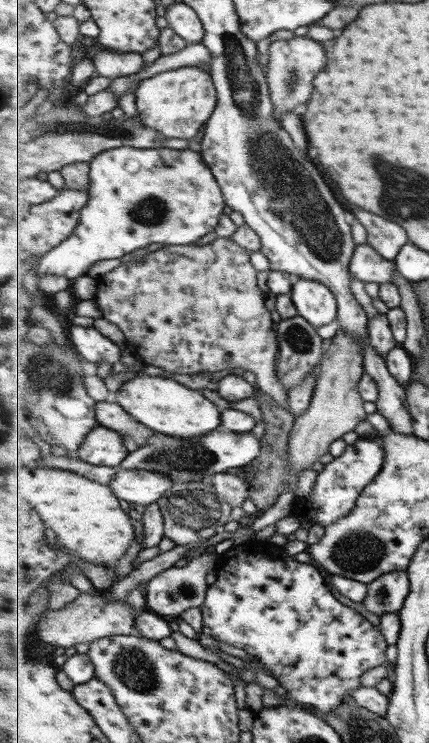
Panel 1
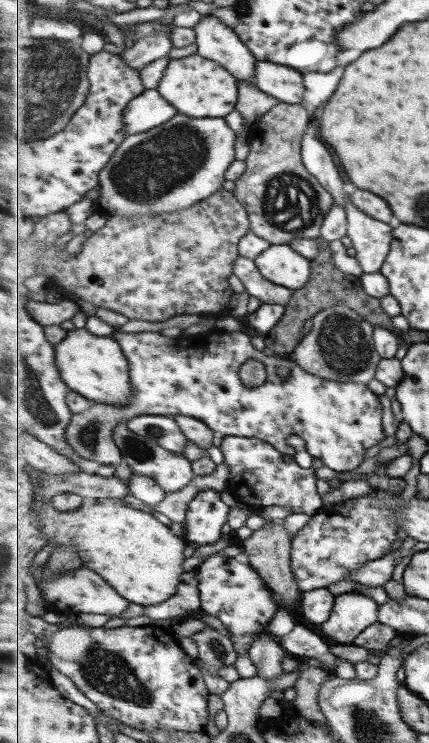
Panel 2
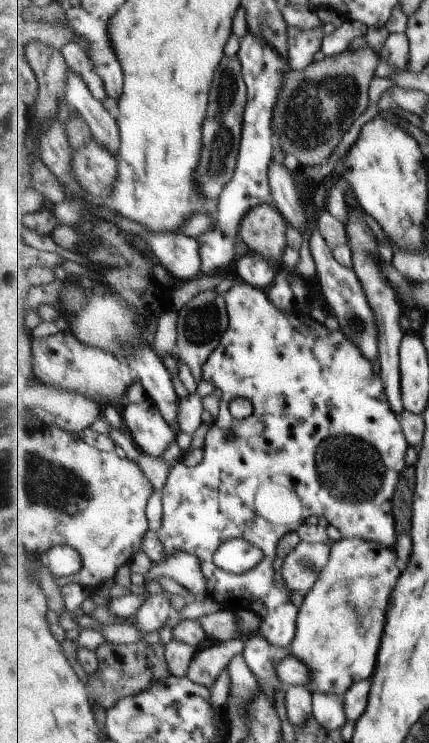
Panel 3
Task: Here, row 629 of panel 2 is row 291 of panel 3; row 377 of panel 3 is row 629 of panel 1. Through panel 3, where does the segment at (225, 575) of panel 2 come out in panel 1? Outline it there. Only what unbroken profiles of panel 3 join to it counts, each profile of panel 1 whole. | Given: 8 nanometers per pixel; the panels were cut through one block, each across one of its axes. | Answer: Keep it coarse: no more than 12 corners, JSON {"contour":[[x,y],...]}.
{"contour":[[259,540],[219,555],[212,653],[323,716],[388,662],[380,624]]}

